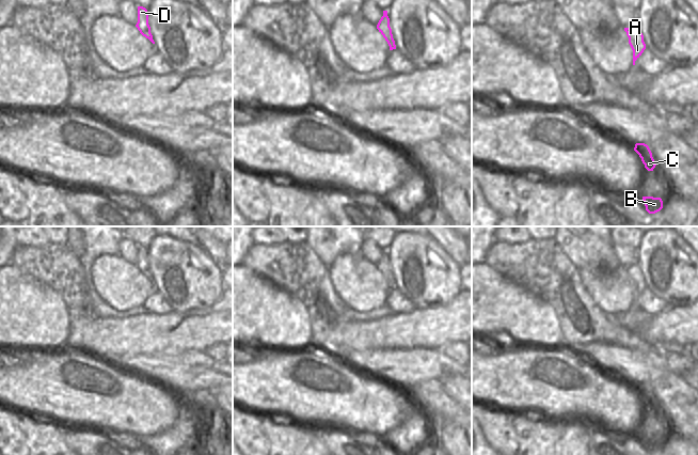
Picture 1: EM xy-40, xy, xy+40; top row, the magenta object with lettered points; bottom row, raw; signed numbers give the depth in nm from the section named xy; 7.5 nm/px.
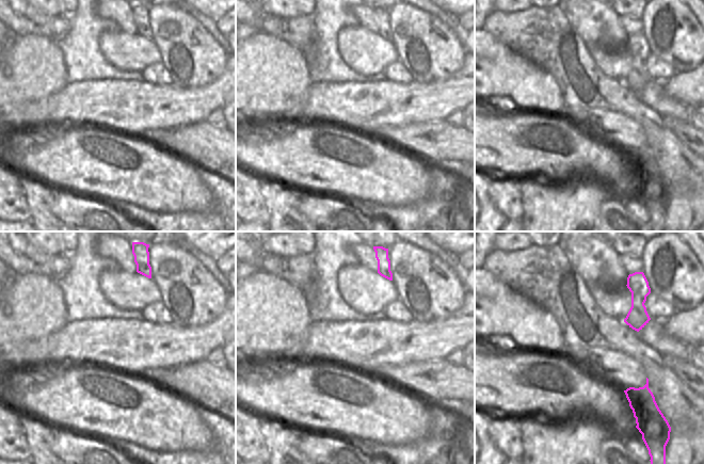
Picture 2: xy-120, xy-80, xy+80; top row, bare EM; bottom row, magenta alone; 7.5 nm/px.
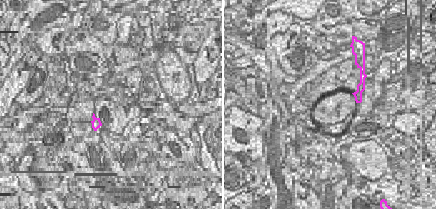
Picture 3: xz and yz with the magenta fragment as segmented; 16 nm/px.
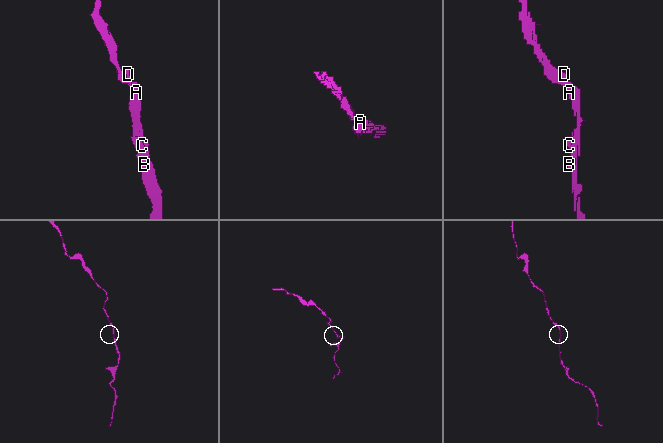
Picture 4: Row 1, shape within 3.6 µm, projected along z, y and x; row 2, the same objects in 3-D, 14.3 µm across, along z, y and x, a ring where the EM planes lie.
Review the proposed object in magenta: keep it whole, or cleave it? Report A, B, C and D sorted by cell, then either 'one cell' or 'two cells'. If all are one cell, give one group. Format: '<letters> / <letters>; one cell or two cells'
A B C D; one cell

